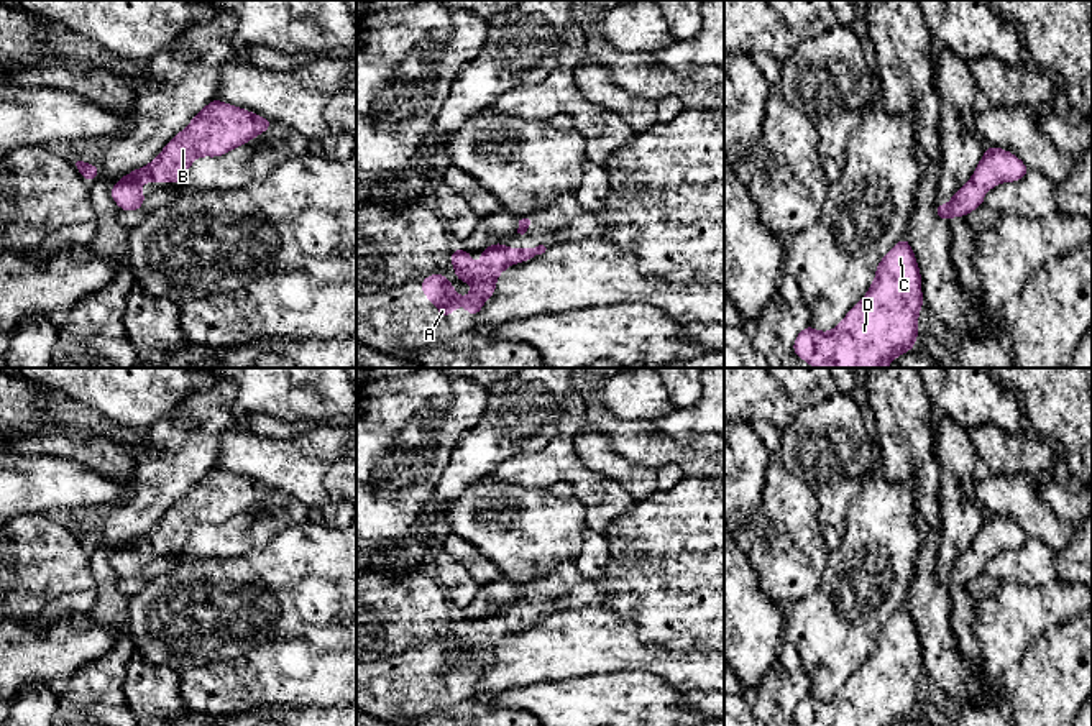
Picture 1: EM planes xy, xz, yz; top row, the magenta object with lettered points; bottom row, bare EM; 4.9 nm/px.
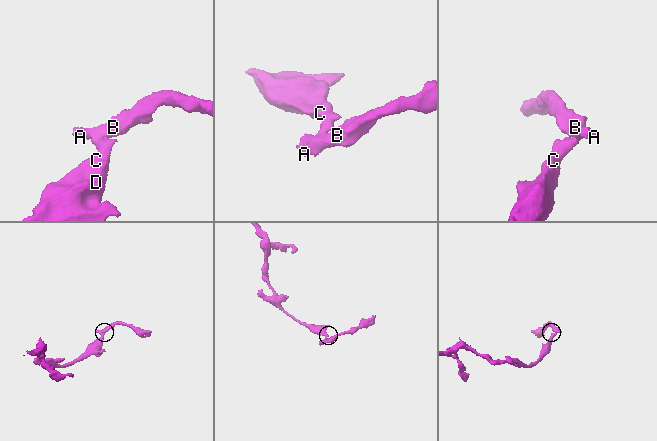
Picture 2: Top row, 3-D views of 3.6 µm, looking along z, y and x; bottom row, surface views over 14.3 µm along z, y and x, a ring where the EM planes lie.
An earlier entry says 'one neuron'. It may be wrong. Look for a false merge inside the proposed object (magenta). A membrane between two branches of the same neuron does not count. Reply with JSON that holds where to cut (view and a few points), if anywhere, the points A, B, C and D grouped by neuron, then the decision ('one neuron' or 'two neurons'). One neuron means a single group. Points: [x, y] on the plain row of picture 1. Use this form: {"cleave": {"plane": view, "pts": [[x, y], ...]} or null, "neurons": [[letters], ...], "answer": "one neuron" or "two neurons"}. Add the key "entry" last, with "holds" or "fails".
{"cleave": null, "neurons": [["A", "B", "C", "D"]], "answer": "one neuron", "entry": "holds"}

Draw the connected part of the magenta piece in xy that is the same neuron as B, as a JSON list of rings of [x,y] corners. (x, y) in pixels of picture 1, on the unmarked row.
[[[212,466],[149,532],[120,545],[110,563],[122,578],[138,578],[145,572],[140,550],[176,552],[187,542],[194,527],[222,524],[271,494],[271,488]]]

